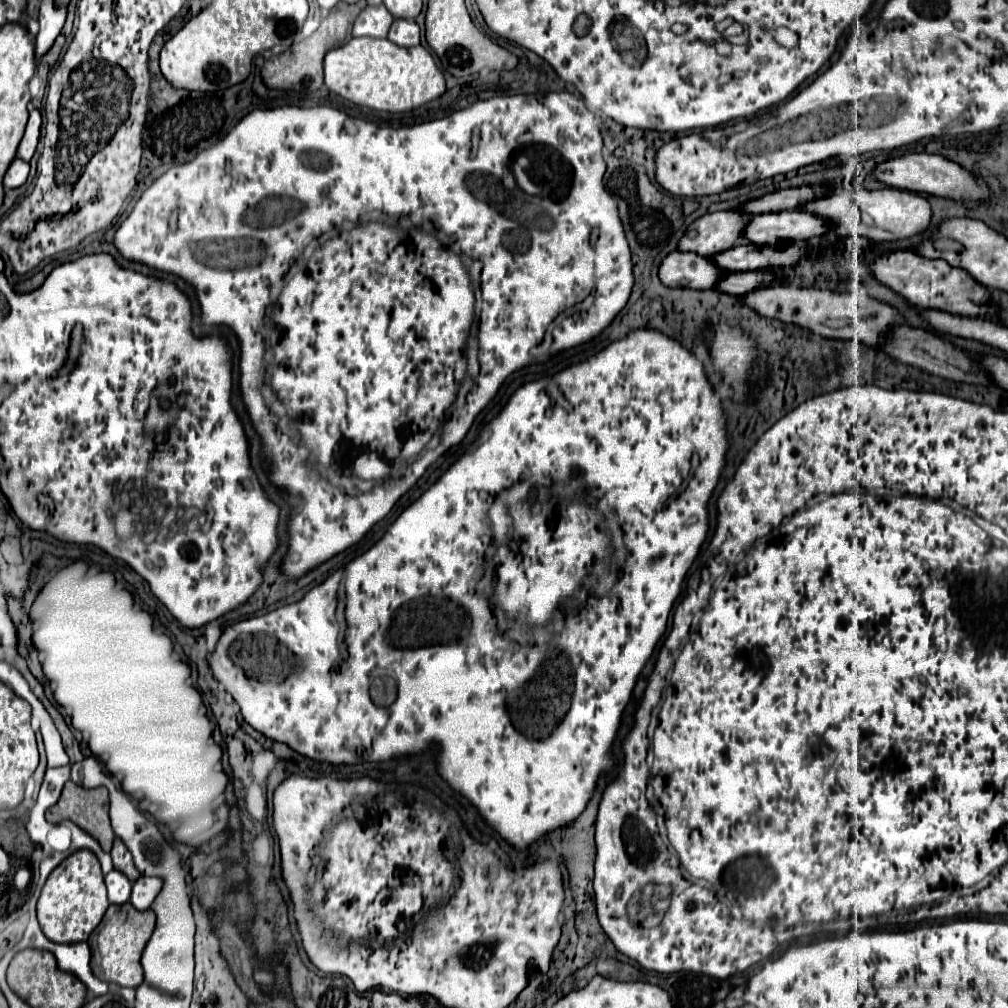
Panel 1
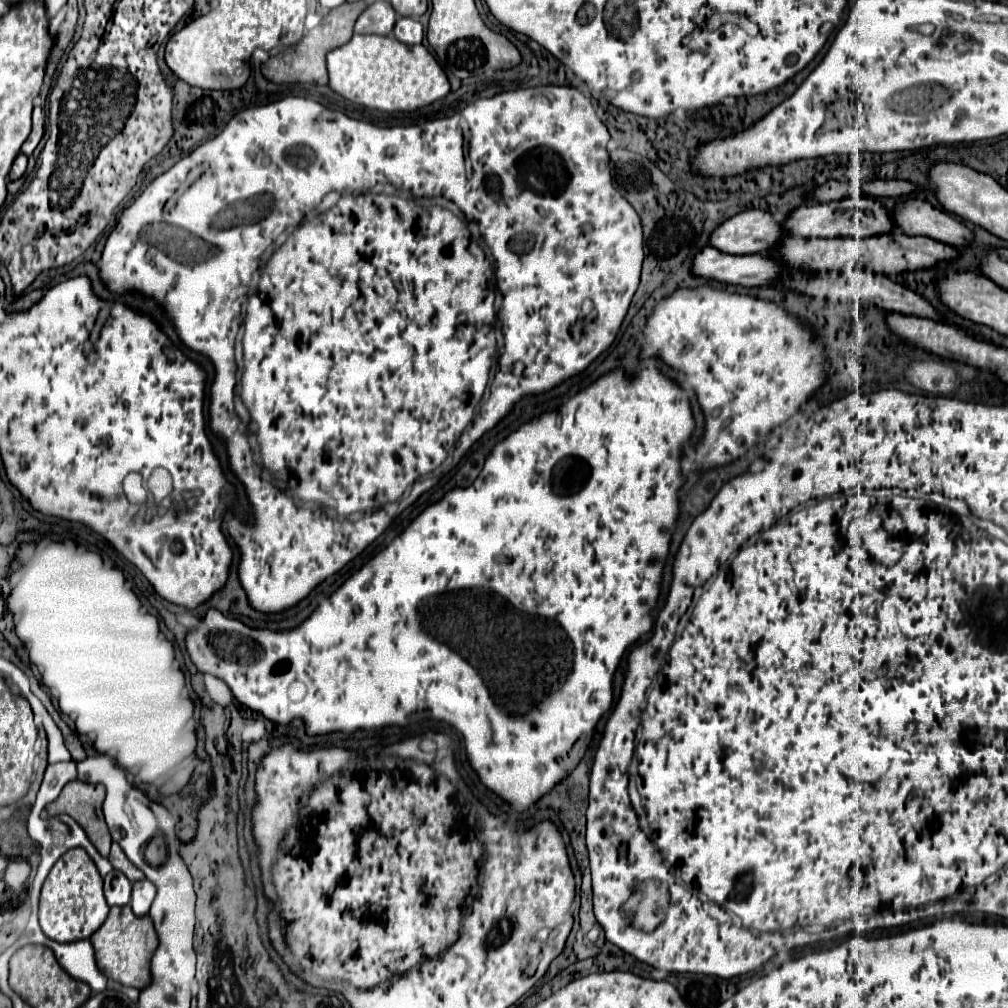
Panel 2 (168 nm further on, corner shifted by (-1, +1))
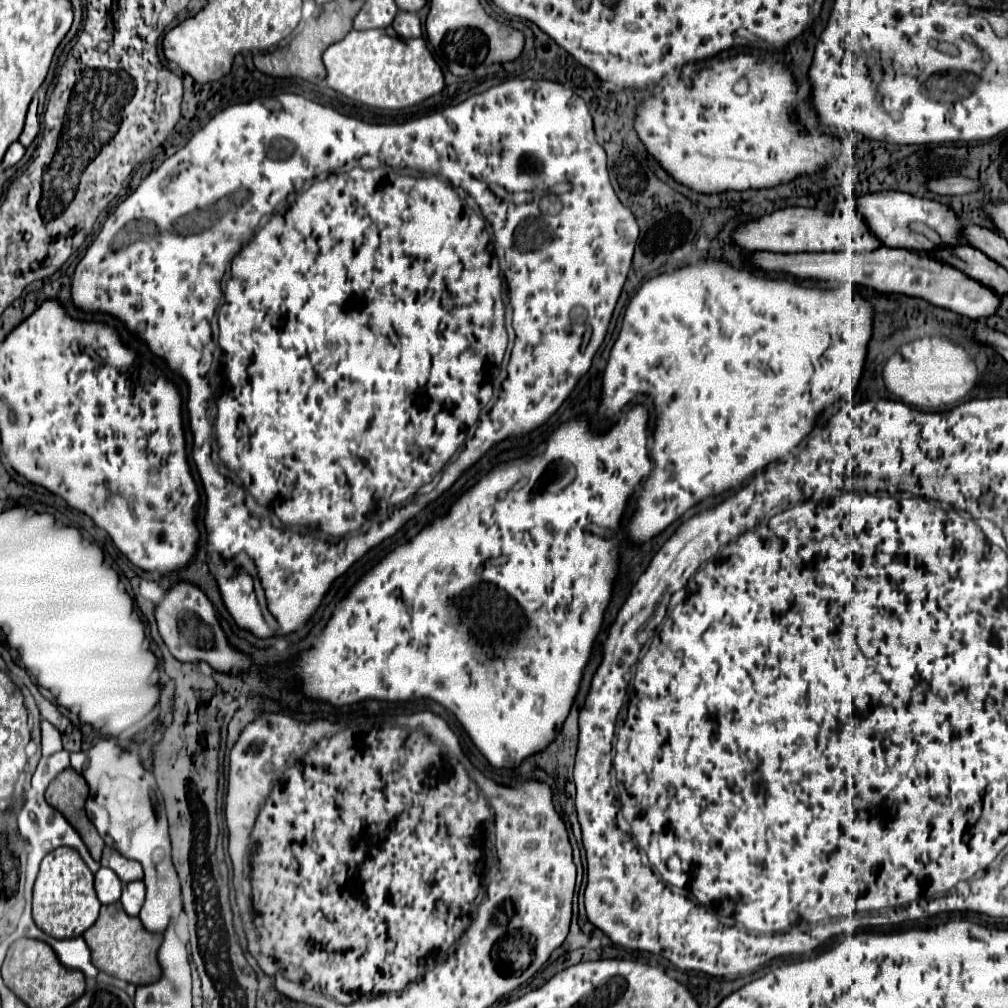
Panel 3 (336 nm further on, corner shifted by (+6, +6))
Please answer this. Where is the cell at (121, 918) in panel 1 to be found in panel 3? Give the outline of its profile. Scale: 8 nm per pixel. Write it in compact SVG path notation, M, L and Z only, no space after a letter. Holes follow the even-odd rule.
M120 903L102 905L100 917L84 933L84 939L92 951L92 963L96 965L98 971L104 971L112 977L118 977L134 985L154 983L160 977L156 951L162 943L162 937L158 933L146 931L142 921L138 917L130 917L128 913L124 913Z

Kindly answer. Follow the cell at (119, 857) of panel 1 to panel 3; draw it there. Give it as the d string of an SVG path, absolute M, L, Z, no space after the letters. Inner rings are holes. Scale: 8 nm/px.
M104 847L100 863L102 863L104 867L110 867L112 871L116 871L116 875L120 877L122 883L130 883L130 881L142 879L142 865L140 865L138 861L130 861L130 859L122 857L122 855L116 853L116 849L112 849L112 847Z

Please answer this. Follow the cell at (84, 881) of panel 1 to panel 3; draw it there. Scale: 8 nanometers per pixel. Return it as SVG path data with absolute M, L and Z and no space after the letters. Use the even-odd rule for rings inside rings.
M60 847L48 853L40 865L40 873L34 883L34 923L56 939L80 937L88 927L94 925L100 911L100 901L94 891L94 875L76 849Z

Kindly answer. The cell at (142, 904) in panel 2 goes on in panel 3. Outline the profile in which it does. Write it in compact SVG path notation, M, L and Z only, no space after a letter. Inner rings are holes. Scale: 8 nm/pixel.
M130 881L122 889L120 903L128 915L138 915L144 905L144 883L142 881Z

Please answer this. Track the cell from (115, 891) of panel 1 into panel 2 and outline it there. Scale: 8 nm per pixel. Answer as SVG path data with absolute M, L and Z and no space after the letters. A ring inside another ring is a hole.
M111 870L105 876L103 890L105 890L105 898L107 898L109 906L125 906L125 904L129 904L131 882L119 870Z

